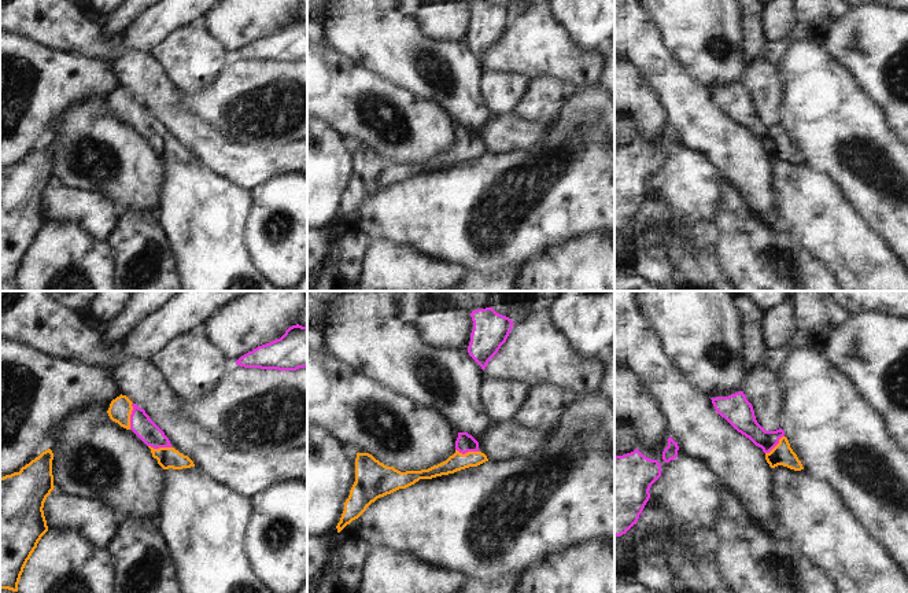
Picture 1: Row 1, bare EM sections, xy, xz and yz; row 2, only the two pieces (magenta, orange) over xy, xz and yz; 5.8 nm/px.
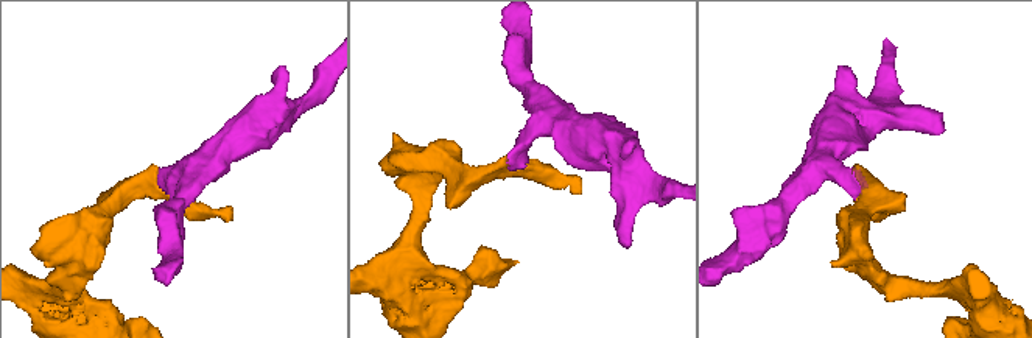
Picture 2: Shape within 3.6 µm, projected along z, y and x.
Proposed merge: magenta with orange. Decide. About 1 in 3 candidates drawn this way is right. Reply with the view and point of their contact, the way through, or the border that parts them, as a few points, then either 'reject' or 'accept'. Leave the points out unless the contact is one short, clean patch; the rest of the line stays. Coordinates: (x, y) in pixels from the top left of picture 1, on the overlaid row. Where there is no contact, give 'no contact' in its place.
meets magenta in xy at (130, 416); runs through xy (140, 423), (130, 416), (120, 411); accept

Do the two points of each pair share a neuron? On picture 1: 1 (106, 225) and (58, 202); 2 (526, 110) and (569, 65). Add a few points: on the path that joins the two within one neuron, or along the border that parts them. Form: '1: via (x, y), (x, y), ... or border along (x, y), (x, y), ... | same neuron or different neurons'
1: via (93, 213), (88, 207), (70, 205) | same neuron
2: border along (532, 78), (543, 76), (572, 78), (580, 87) | different neurons

